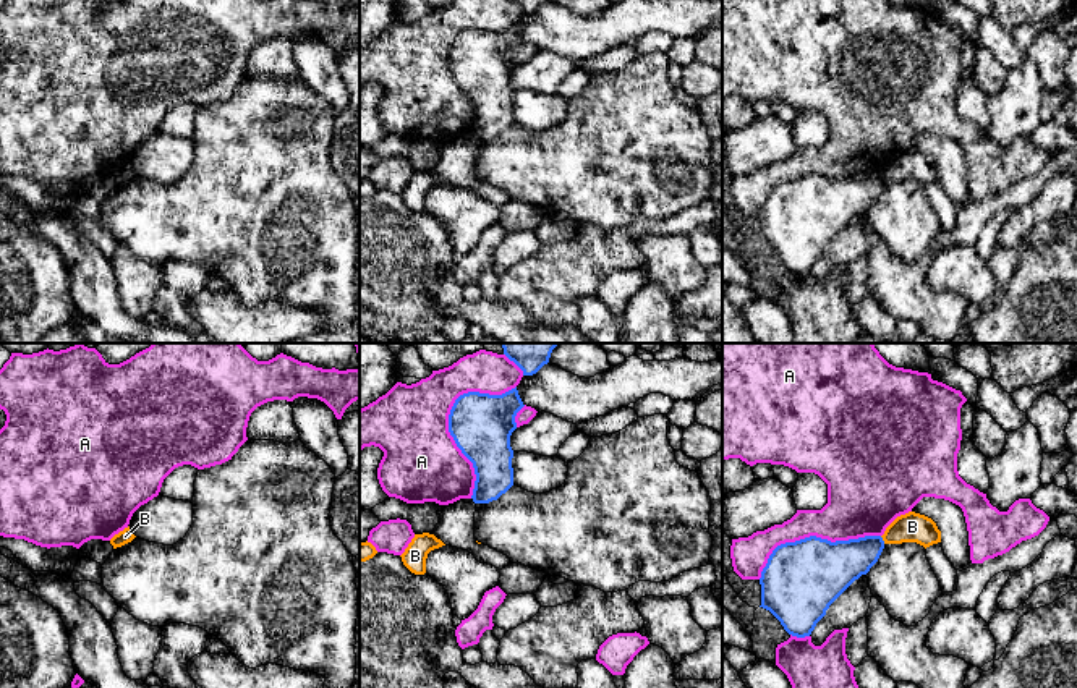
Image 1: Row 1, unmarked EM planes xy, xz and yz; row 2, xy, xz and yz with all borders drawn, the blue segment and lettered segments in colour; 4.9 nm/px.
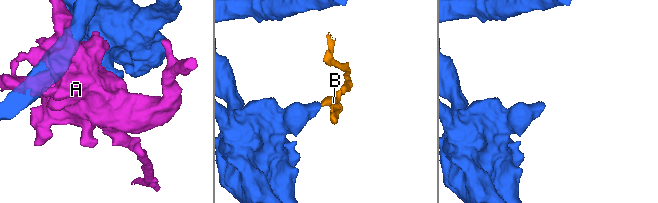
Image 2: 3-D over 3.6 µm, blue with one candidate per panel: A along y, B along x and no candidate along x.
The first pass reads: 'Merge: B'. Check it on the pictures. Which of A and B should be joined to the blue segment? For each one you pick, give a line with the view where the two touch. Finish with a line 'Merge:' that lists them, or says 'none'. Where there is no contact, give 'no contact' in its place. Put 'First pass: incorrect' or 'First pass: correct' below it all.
Merge: none
First pass: incorrect

